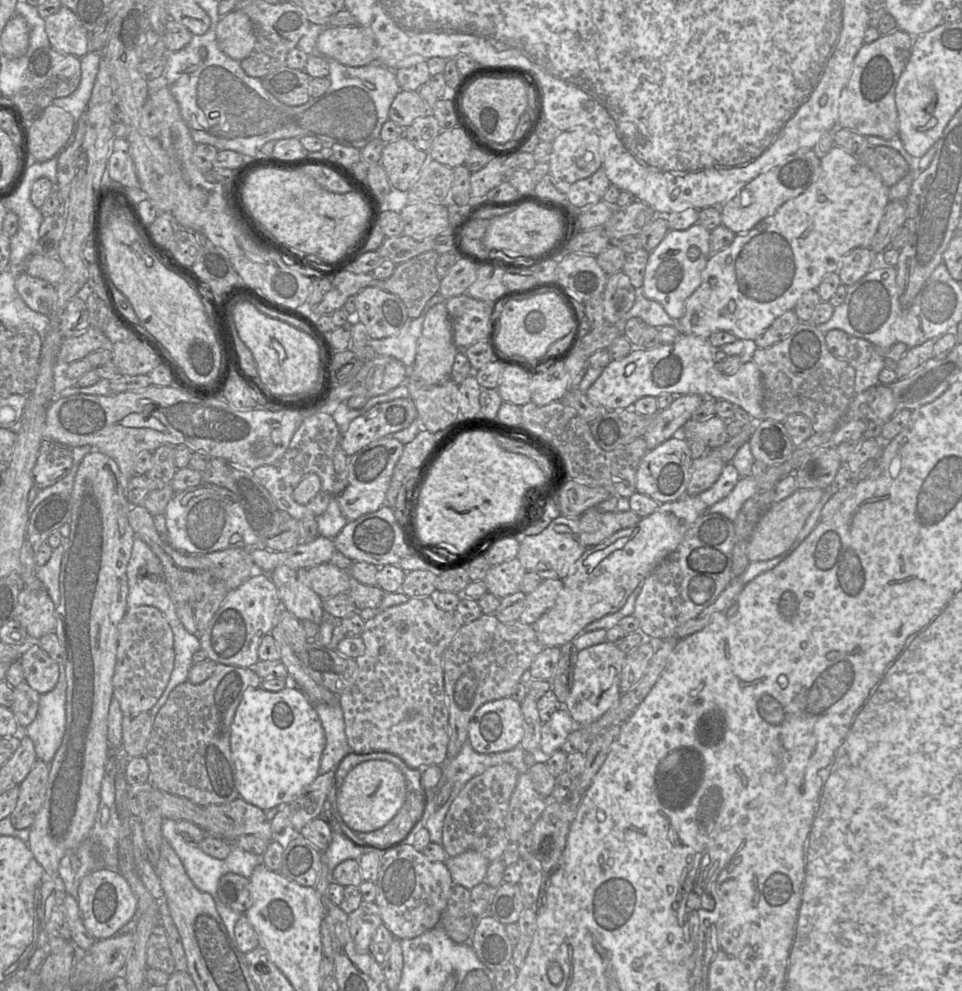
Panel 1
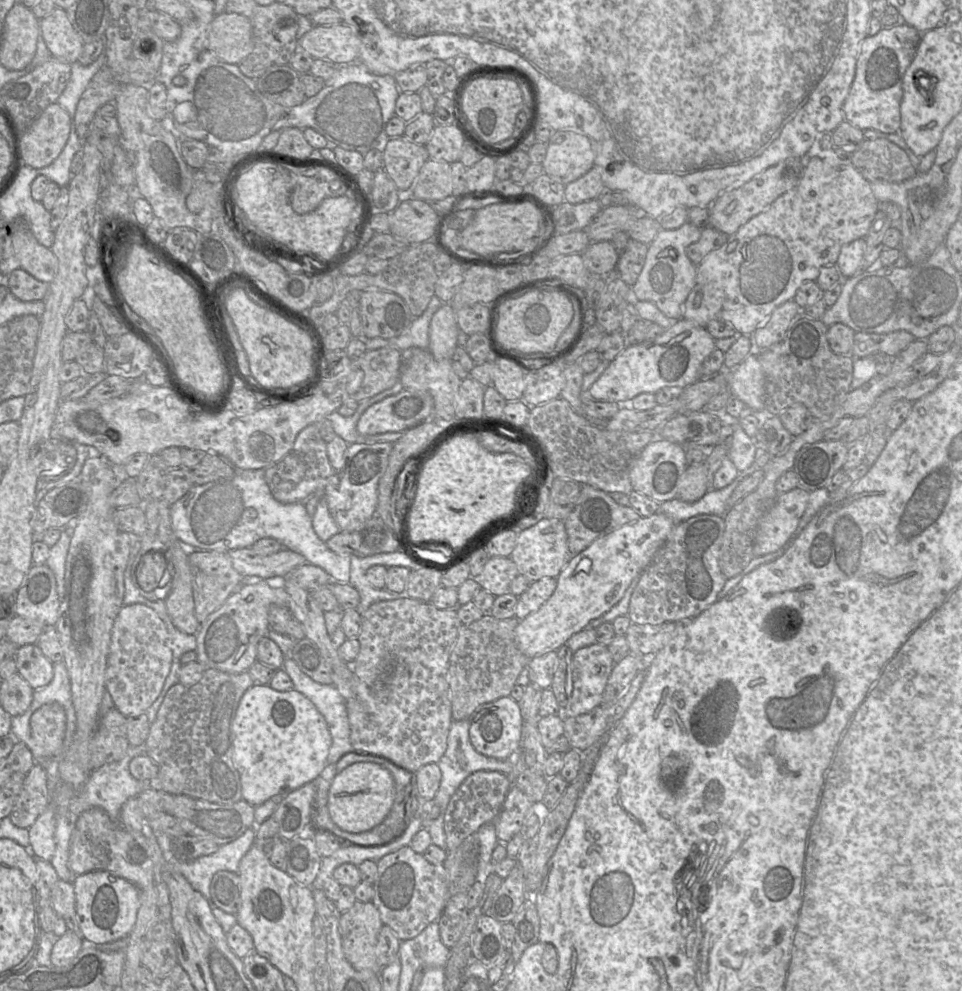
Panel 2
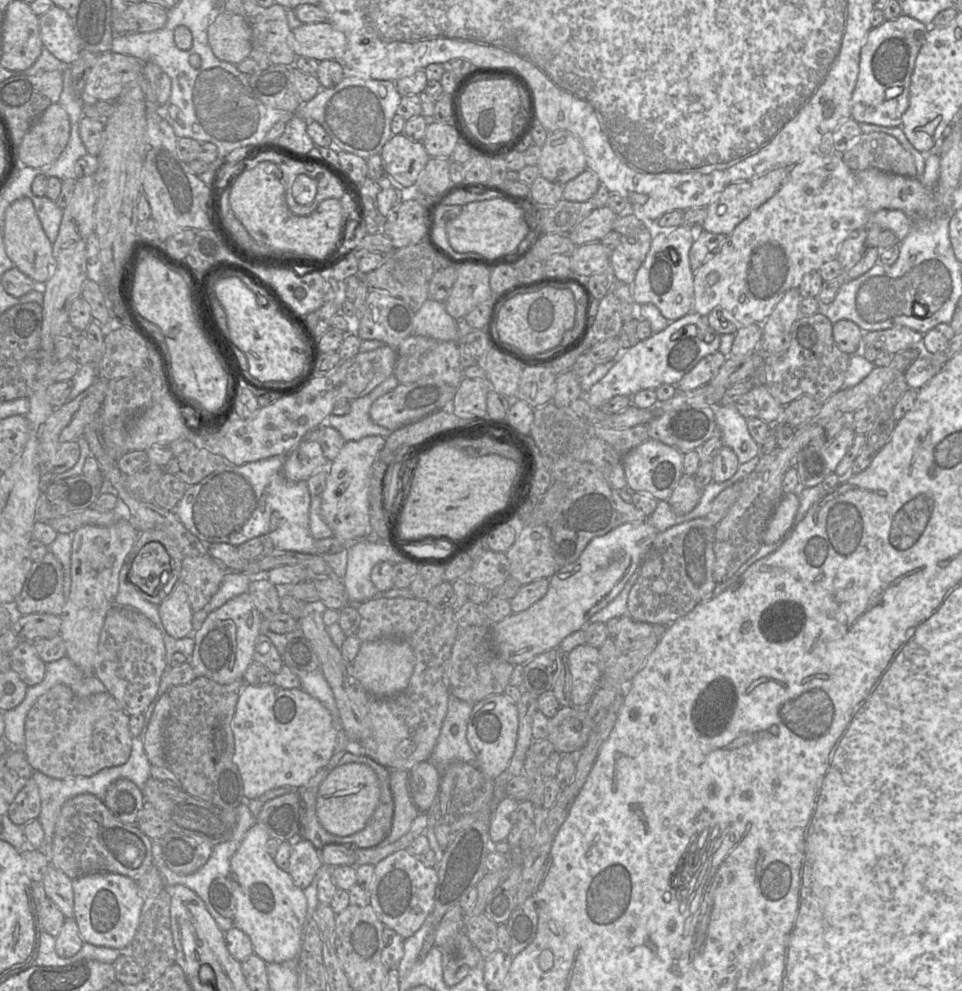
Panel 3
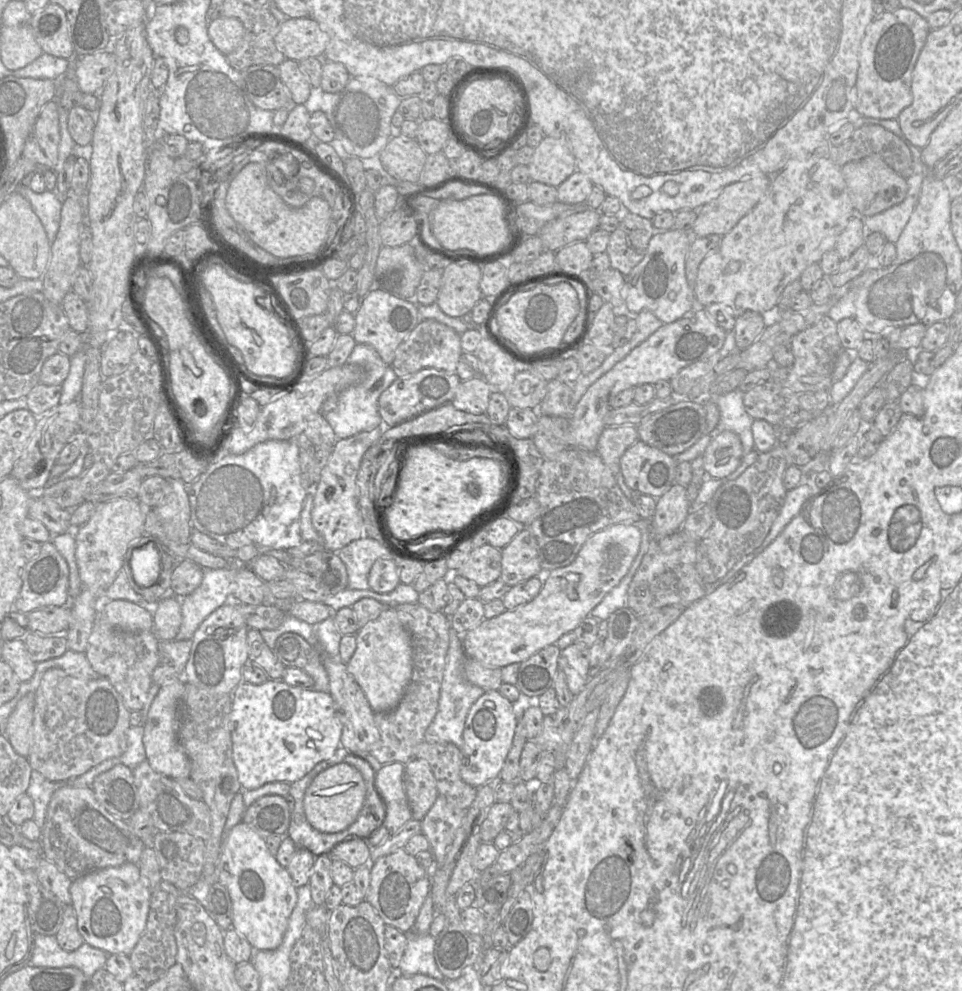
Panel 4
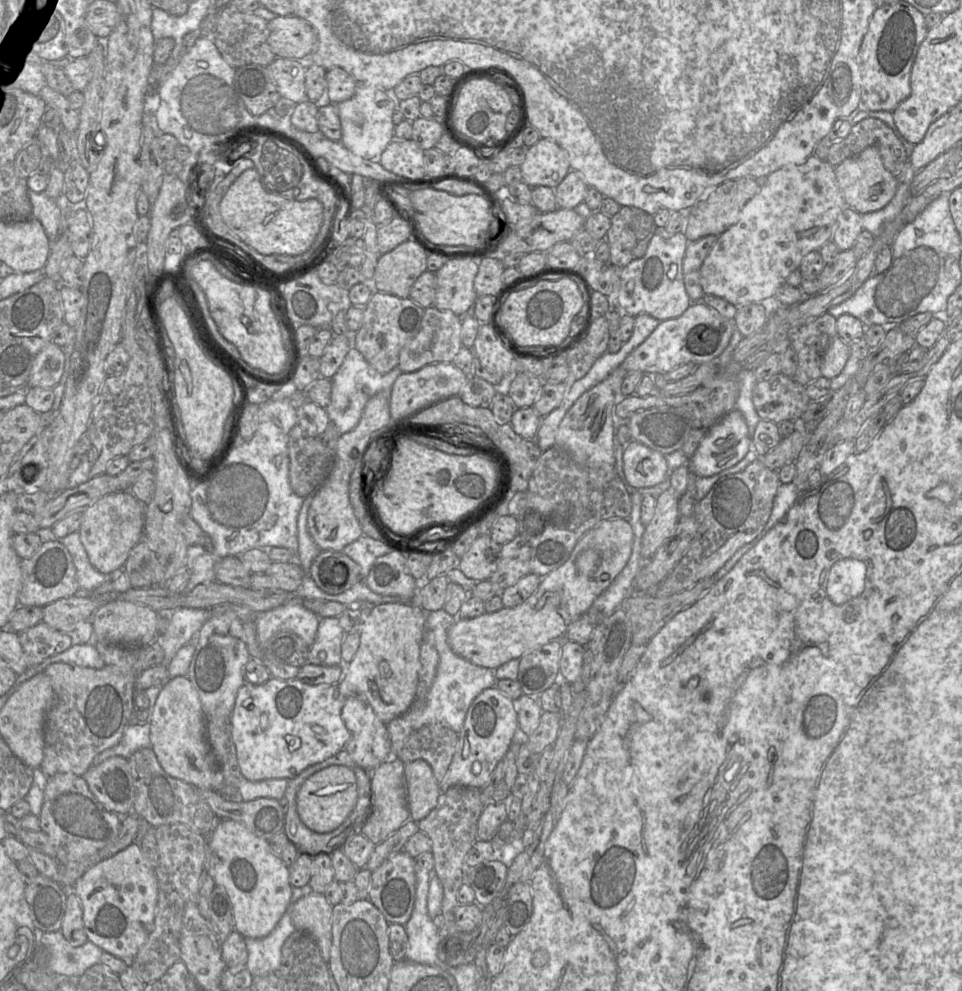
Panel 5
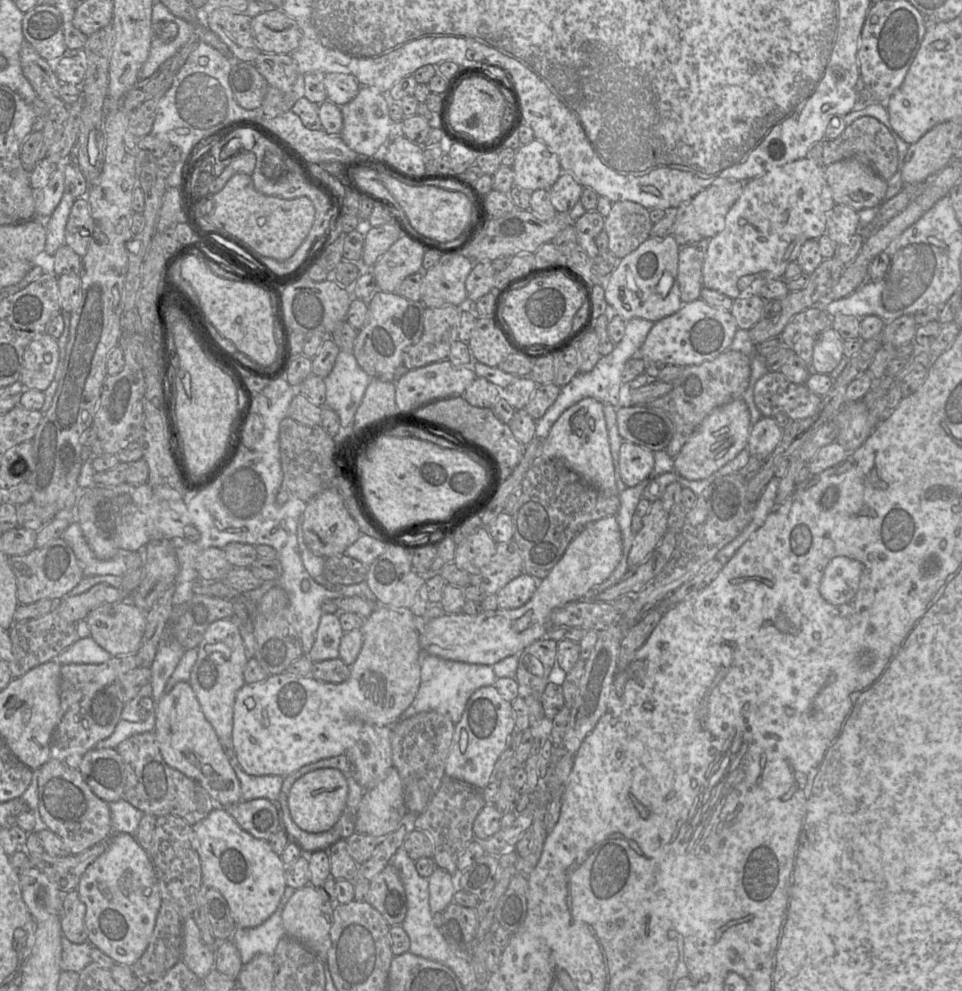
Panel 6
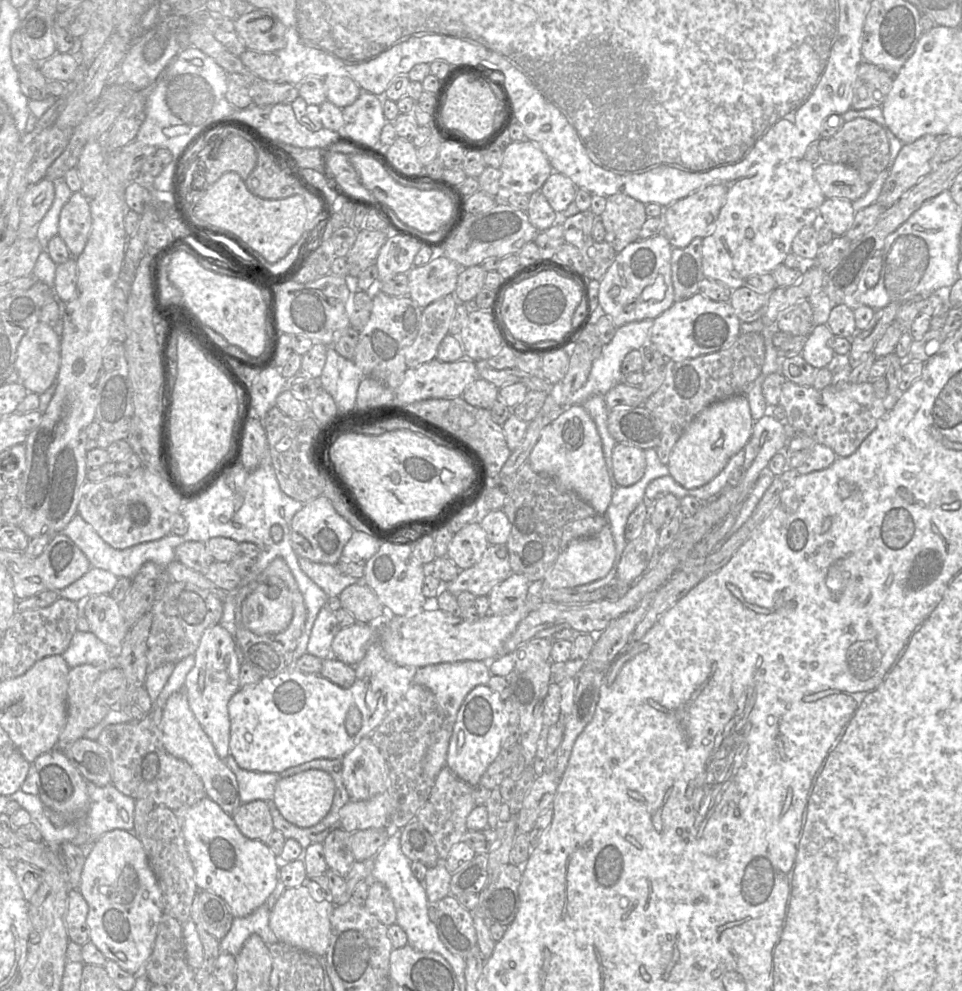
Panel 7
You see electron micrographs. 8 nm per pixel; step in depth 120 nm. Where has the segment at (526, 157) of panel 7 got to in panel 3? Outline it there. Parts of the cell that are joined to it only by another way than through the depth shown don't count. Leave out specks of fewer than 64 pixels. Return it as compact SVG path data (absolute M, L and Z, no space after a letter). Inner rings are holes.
M566 130L549 132L536 165L540 176L560 185L587 169L580 139Z

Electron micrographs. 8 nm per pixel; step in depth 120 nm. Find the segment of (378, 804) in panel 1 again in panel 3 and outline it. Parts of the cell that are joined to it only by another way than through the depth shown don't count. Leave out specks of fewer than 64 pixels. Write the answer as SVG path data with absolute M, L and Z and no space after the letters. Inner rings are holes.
M348 763L335 767L321 783L316 799L316 815L331 834L350 836L362 830L374 814L380 799L380 780L369 765Z

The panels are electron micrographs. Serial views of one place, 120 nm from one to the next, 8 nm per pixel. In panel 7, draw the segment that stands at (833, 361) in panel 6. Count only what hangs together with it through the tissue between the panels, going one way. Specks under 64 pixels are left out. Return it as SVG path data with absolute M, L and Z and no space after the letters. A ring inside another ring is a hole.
M826 324L815 325L800 356L815 368L826 367L835 355L834 338Z

